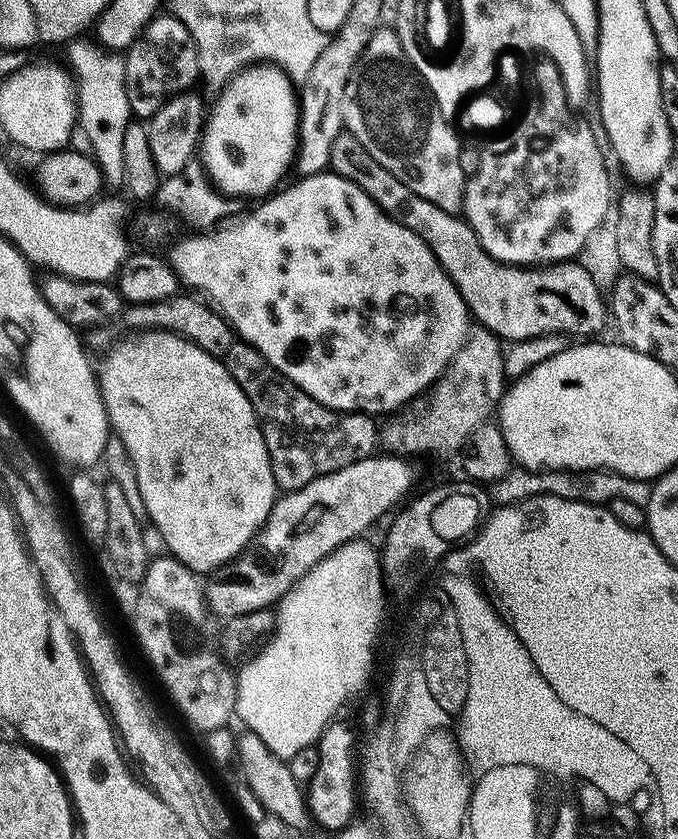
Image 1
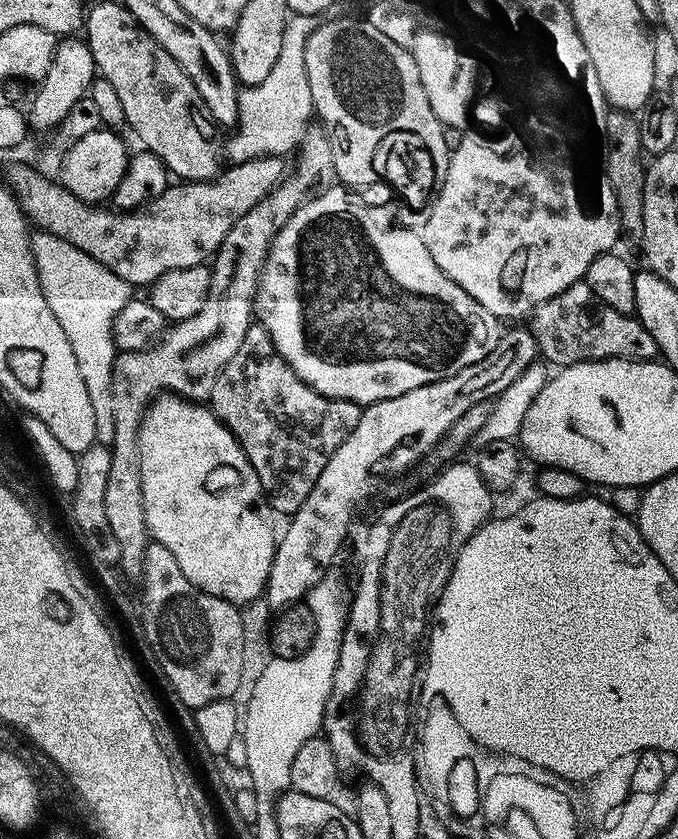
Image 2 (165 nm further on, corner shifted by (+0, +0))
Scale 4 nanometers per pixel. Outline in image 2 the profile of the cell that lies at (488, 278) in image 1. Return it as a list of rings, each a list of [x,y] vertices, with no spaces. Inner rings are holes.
[[[580,281],[564,291],[562,295],[545,304],[533,315],[530,327],[534,338],[540,347],[541,357],[556,368],[570,368],[574,365],[588,363],[590,361],[602,360],[630,360],[640,363],[651,363],[659,357],[659,348],[650,332],[632,316],[623,316],[620,312],[596,302],[592,288],[585,281]]]

